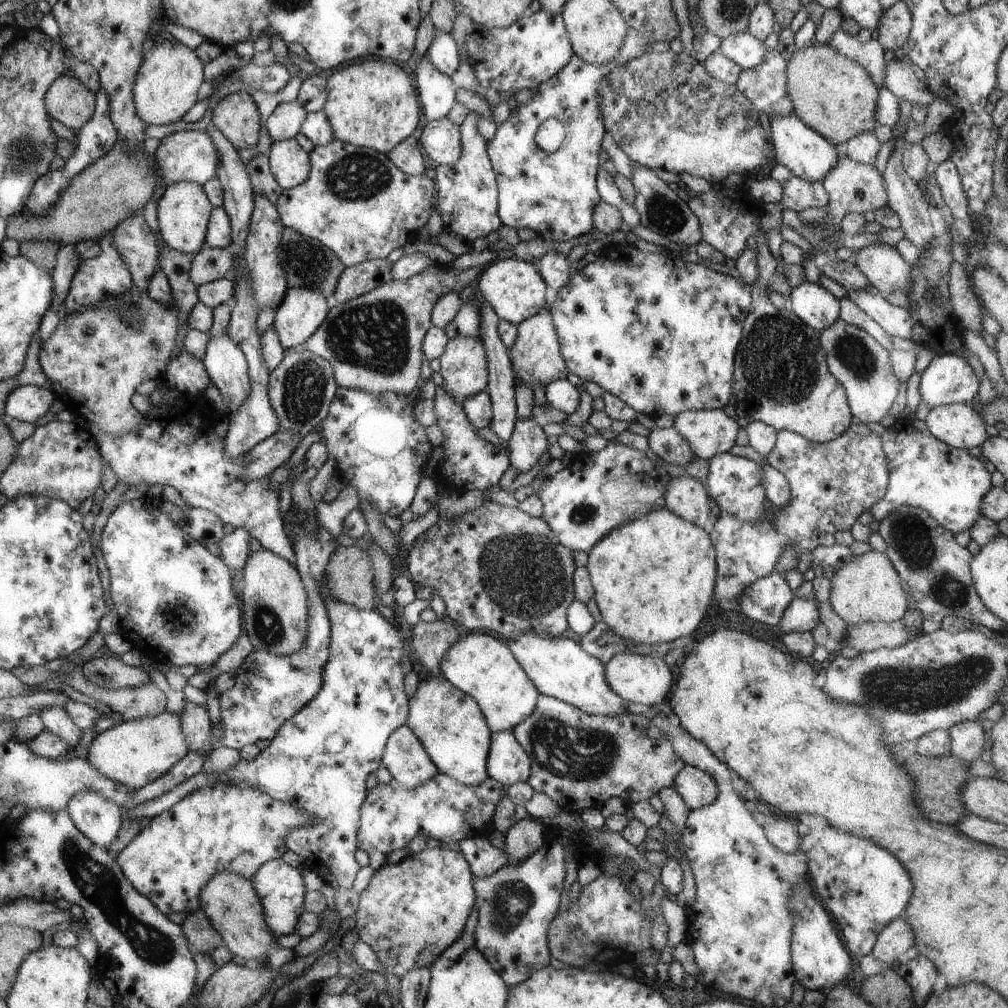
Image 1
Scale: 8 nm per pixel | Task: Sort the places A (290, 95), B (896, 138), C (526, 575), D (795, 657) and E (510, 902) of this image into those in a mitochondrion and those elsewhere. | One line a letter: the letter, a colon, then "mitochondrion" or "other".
A: other
B: other
C: mitochondrion
D: other
E: mitochondrion

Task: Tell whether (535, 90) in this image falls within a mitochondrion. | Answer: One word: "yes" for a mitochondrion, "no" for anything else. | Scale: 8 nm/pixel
no

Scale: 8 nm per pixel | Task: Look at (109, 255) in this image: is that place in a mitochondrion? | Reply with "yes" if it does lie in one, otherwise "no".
no

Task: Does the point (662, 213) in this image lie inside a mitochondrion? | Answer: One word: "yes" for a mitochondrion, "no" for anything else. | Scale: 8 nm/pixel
yes

